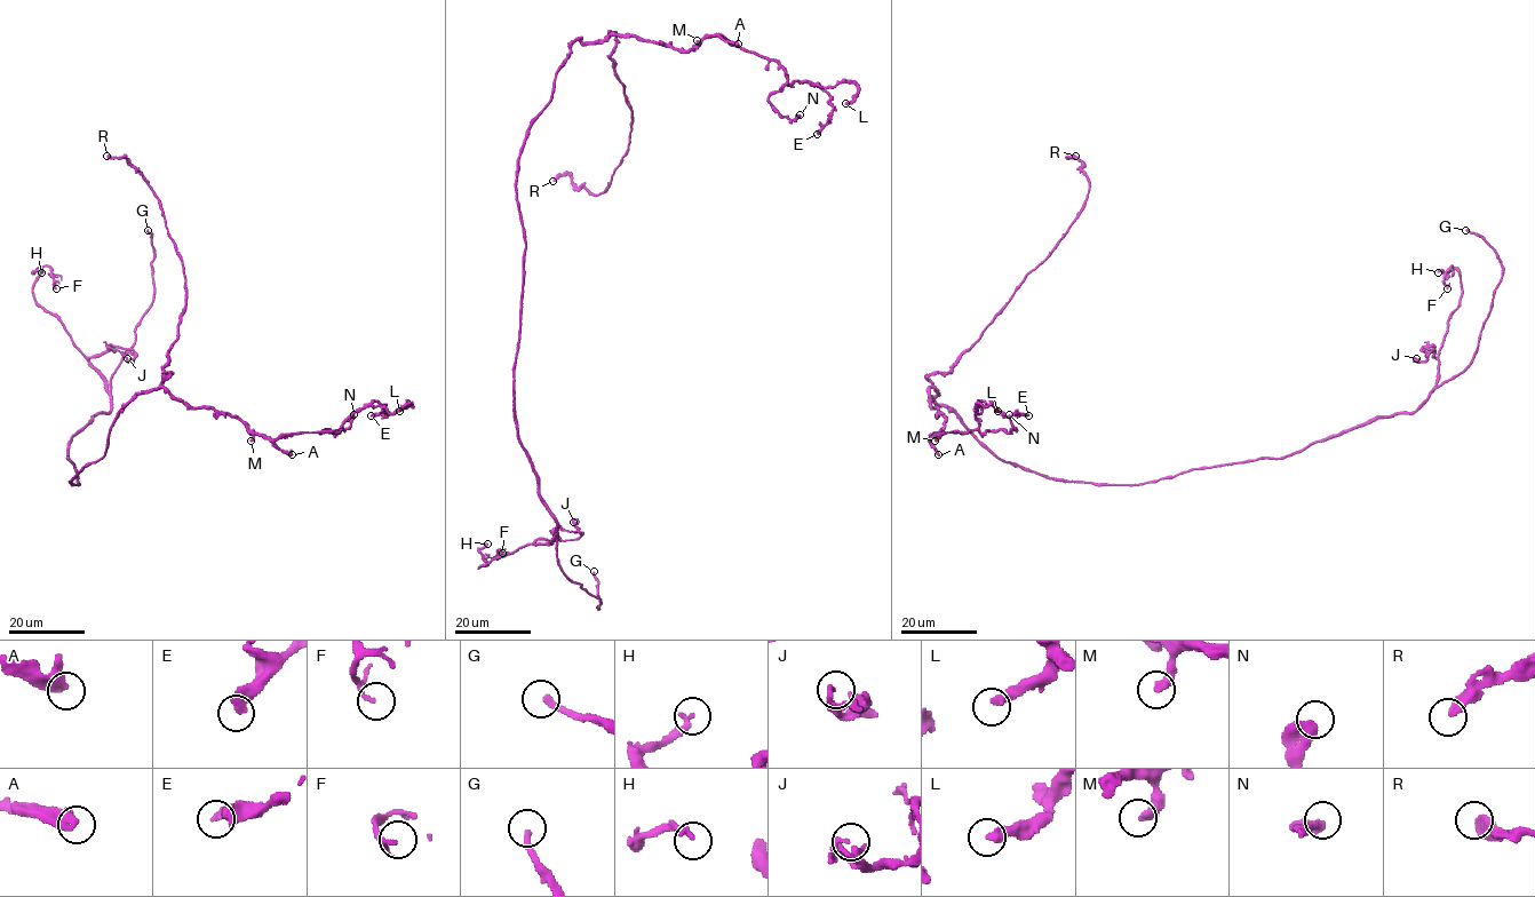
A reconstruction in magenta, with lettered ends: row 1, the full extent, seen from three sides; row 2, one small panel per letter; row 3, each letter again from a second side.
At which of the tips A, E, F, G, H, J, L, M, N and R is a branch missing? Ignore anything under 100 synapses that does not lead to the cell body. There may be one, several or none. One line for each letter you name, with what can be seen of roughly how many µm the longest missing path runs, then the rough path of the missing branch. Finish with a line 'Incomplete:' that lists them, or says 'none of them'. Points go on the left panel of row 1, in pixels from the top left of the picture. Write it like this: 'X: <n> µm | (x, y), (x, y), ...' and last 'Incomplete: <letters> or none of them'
A: 40 µm | (292, 454), (324, 458), (371, 452), (395, 434), (383, 433), (384, 428)
G: 20 µm | (148, 230), (148, 205), (152, 200), (162, 199)
Incomplete: A, G

